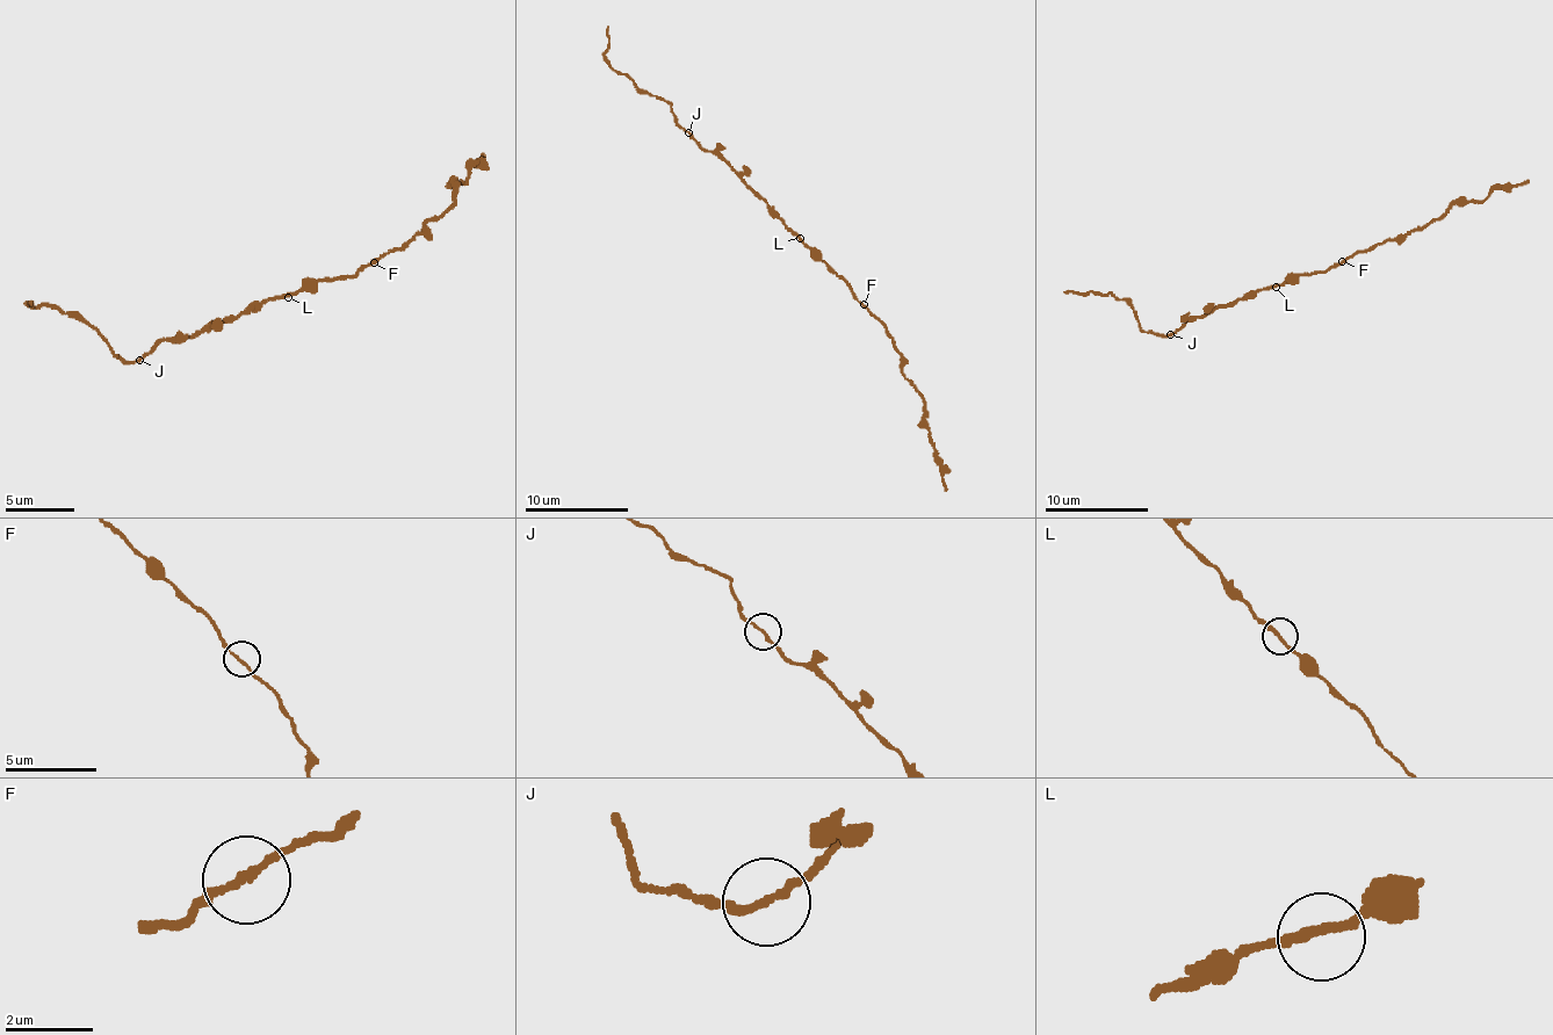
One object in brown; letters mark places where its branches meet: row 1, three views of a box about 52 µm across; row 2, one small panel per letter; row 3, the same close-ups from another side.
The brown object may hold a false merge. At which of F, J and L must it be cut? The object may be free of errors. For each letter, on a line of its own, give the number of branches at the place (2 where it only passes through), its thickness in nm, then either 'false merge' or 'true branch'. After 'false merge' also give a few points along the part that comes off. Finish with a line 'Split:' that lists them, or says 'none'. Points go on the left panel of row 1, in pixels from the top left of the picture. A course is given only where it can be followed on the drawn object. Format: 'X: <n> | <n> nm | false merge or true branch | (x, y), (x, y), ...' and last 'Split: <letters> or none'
F: 2 | 150 nm | true branch
J: 2 | 150 nm | false merge | (141, 359), (127, 362), (88, 325), (44, 304), (30, 304)
L: 2 | 200 nm | true branch
Split: J

